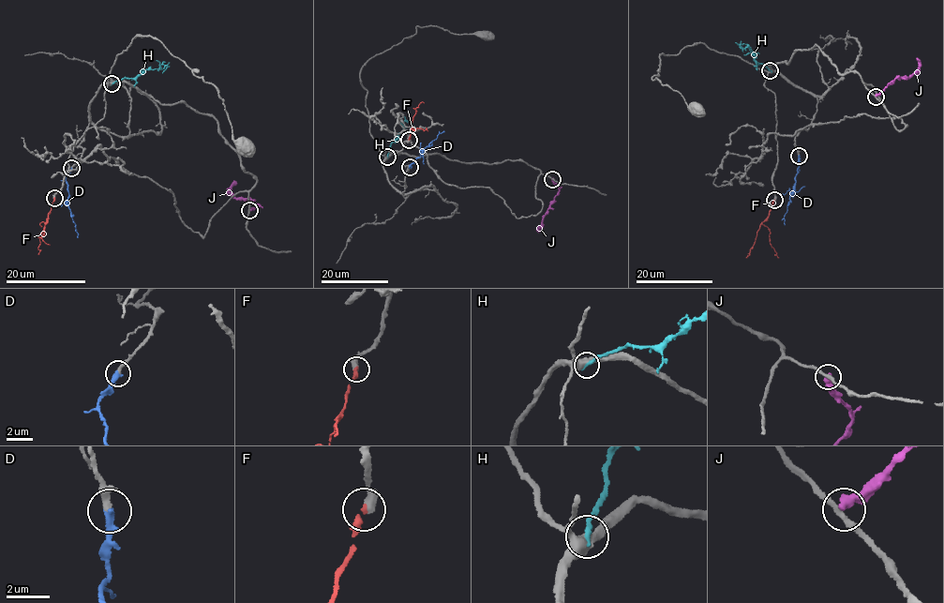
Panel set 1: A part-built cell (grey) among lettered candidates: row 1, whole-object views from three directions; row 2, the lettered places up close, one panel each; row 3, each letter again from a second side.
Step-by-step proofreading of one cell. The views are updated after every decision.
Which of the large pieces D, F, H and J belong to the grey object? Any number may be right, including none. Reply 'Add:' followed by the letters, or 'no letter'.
Add: D, F

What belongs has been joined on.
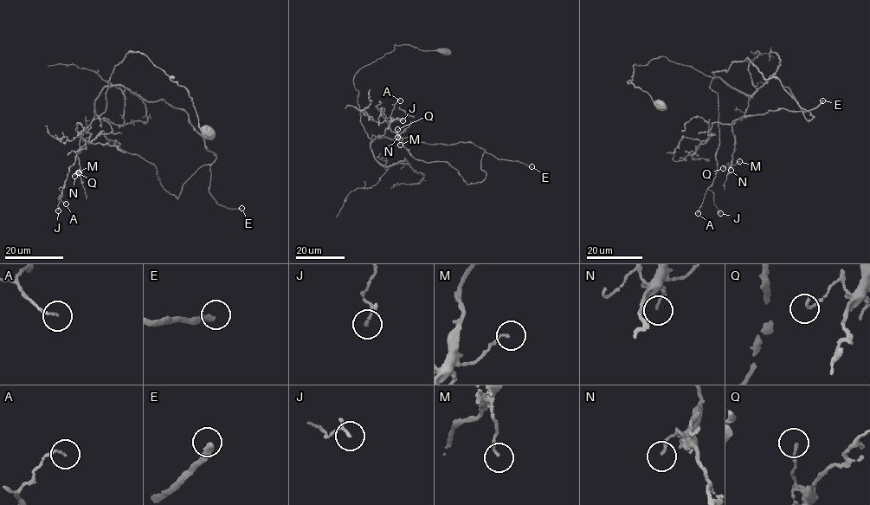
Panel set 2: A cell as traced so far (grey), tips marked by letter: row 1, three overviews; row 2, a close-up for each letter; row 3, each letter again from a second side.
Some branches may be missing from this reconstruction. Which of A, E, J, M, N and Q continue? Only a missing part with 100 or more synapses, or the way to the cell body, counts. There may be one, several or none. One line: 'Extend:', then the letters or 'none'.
Extend: E

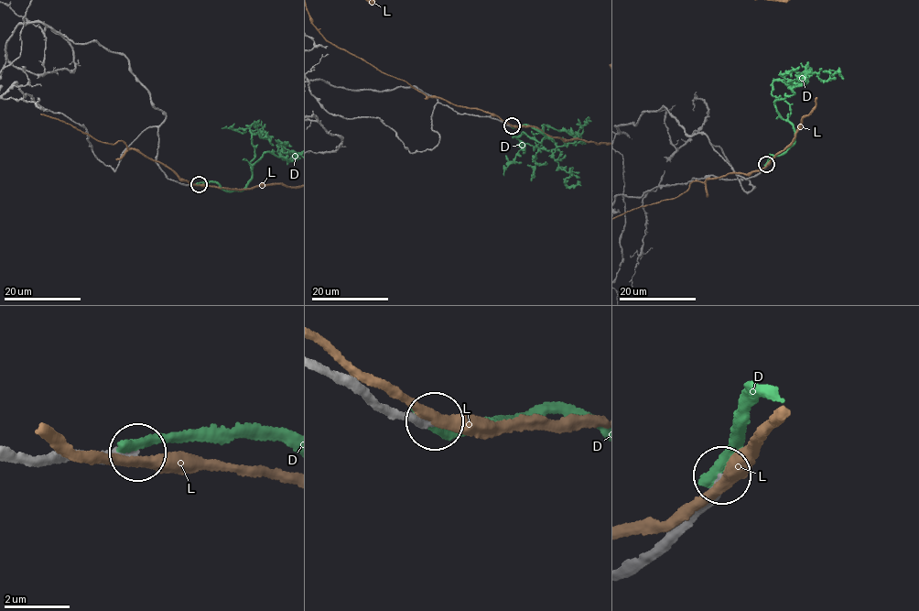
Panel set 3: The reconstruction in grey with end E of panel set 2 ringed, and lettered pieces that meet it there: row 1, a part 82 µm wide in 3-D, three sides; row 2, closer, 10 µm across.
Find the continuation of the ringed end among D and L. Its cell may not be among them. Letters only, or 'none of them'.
none of them

